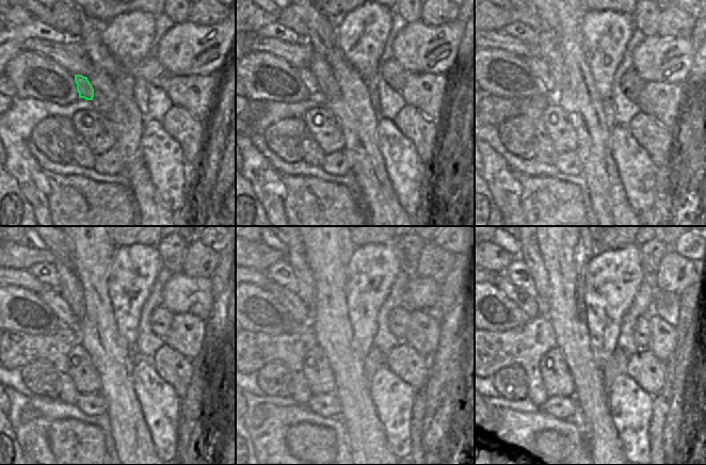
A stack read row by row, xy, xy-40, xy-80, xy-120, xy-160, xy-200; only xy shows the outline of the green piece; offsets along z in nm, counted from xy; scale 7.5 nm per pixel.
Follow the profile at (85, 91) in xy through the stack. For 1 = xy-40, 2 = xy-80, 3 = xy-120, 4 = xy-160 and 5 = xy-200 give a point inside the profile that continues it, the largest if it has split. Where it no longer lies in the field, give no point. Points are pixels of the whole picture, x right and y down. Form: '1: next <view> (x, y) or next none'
1: next xy-40 (304, 71)
2: next xy-80 (535, 64)
3: next xy-120 (59, 306)
4: next xy-160 (300, 313)
5: next xy-200 (532, 306)

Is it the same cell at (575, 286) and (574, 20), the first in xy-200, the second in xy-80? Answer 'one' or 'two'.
one

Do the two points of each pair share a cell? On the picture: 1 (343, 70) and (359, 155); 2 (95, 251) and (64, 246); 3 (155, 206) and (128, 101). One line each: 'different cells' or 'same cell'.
1: same cell
2: different cells
3: same cell

